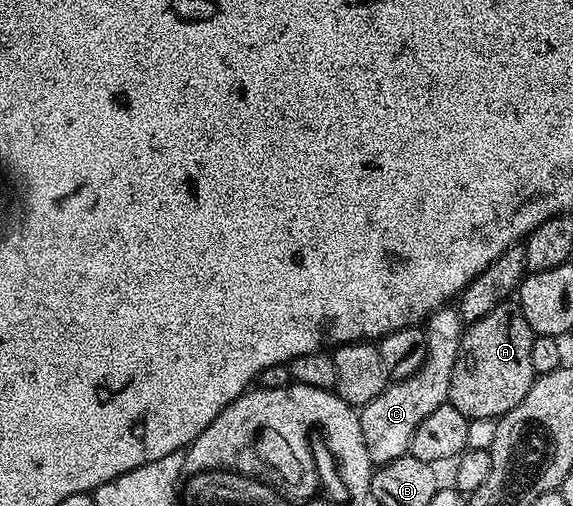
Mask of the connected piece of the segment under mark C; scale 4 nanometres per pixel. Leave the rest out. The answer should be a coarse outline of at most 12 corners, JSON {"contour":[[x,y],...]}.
{"contour":[[429,313],[427,358],[360,409],[374,466],[406,455],[419,422],[448,401],[463,331]]}

